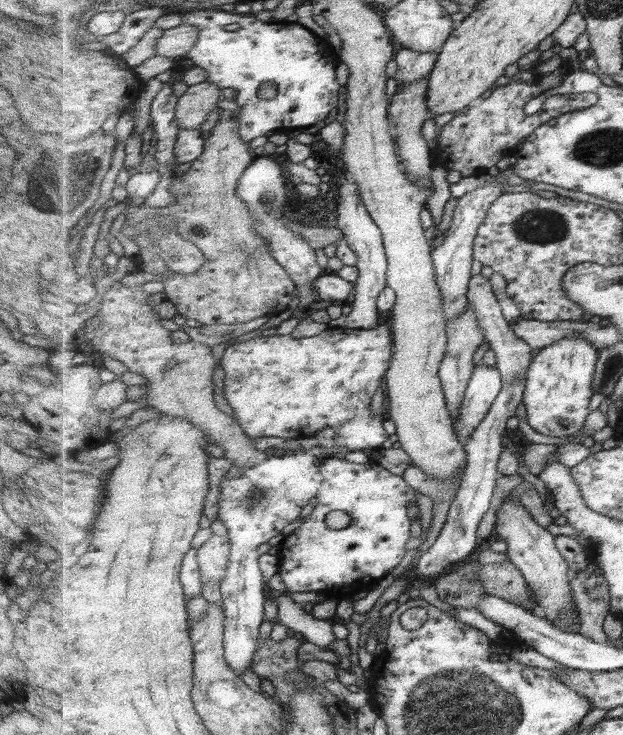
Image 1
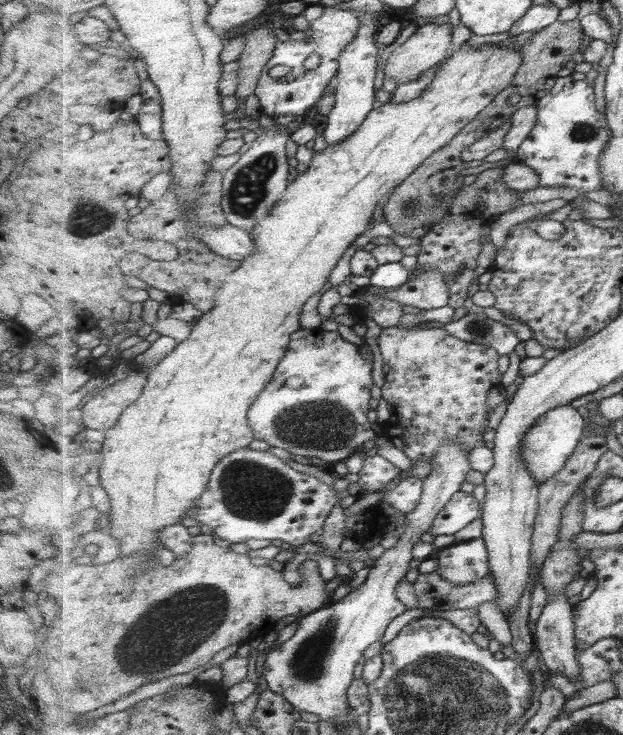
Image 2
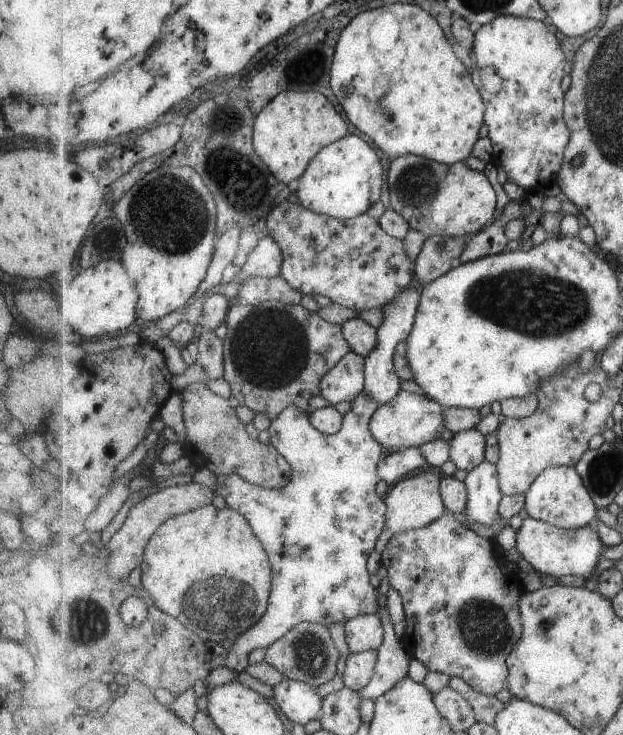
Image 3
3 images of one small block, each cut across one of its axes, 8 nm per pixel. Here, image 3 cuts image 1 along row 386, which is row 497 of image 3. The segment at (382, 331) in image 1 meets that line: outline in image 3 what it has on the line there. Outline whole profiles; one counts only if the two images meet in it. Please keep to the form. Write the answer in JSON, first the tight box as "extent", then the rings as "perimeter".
{"extent":[211,391,388,672],"perimeter":[[[363,391],[357,400],[353,400],[350,410],[344,415],[342,428],[335,435],[319,431],[311,423],[310,413],[299,410],[299,406],[289,406],[283,410],[282,414],[271,420],[268,428],[272,437],[271,445],[293,466],[291,482],[279,490],[254,485],[238,475],[217,476],[214,493],[222,495],[227,506],[238,511],[254,527],[255,534],[271,554],[275,582],[265,616],[251,630],[247,630],[247,634],[241,634],[227,654],[216,656],[211,661],[213,668],[227,666],[235,672],[246,671],[250,655],[255,650],[267,650],[304,621],[331,627],[337,622],[346,624],[365,614],[378,614],[379,594],[371,584],[367,558],[375,550],[377,538],[385,528],[387,514],[387,504],[381,500],[375,488],[381,480],[379,466],[388,452],[371,431],[371,420],[379,408],[379,402]]]}

